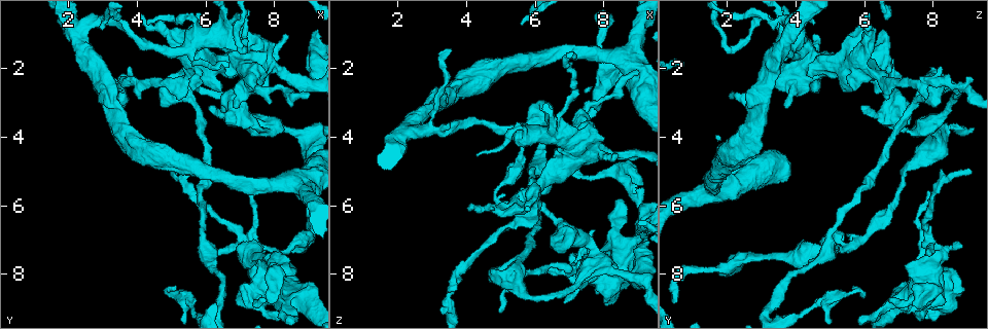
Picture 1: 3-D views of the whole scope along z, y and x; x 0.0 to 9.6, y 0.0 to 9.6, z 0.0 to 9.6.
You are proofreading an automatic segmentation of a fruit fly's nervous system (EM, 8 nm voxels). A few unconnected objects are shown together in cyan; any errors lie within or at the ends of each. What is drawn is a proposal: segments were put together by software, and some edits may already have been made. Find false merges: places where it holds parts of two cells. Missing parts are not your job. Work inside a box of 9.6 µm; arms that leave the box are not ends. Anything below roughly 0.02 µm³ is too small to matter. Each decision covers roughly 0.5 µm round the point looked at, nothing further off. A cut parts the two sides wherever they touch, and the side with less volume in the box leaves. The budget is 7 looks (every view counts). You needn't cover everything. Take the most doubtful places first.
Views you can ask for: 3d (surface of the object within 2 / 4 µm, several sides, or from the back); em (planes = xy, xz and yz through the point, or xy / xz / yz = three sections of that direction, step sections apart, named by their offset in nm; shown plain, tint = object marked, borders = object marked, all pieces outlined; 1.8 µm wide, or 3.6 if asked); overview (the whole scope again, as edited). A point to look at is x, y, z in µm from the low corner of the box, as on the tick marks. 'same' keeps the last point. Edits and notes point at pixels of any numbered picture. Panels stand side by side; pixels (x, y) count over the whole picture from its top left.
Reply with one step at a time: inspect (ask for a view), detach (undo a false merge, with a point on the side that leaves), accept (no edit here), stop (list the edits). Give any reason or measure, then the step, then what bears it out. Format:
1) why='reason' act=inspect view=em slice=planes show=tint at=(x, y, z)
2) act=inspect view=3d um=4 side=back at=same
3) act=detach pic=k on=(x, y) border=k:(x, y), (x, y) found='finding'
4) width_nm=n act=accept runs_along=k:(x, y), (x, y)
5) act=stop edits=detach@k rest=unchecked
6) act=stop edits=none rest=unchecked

why='arms part here' act=inspect view=3d um=4 at=(7.65, 3.90, 7.45)

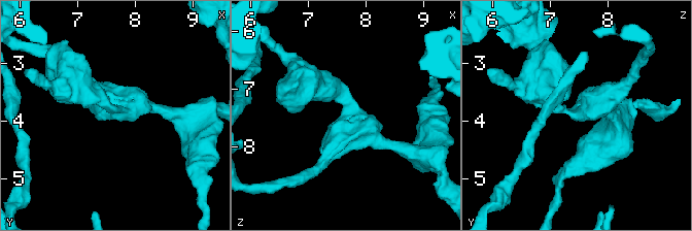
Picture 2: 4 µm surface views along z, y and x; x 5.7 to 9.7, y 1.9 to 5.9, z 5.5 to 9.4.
arms=3 arm_widths_nm=200,320,400 act=inspect view=em um=3.6 slice=planes show=tint at=(7.70, 3.85, 7.40)

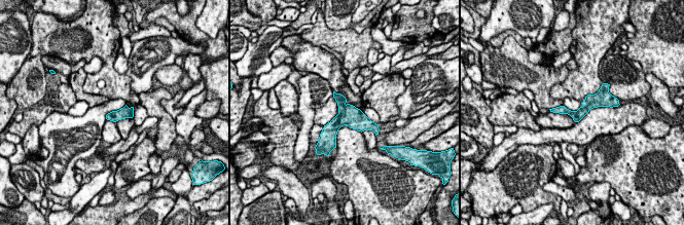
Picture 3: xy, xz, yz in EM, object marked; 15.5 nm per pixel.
act=accept found='all the same cell'

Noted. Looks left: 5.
why='sudden change in width' act=inspect view=3d um=2 at=(7.30, 7.05, 7.75)

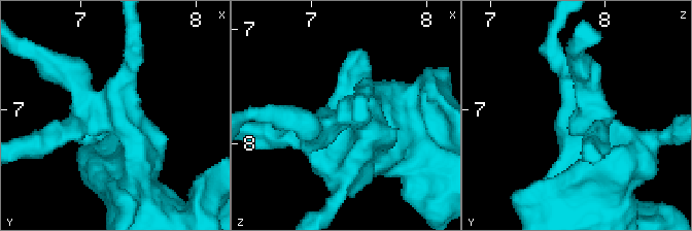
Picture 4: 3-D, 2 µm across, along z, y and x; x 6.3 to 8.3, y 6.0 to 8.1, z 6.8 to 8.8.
why='now the EM' act=inspect view=em slice=planes show=tint at=(7.32, 7.06, 7.76)

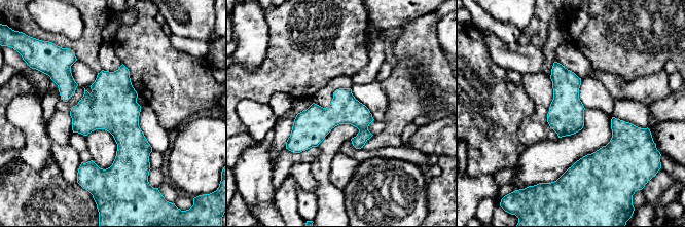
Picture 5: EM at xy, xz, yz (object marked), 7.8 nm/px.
width_nm=240 act=accept found='one cell here'

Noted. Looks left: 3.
why='arms part here' act=inspect view=em slice=xz step=4 show=tint at=(2.90, 1.95, 3.25)

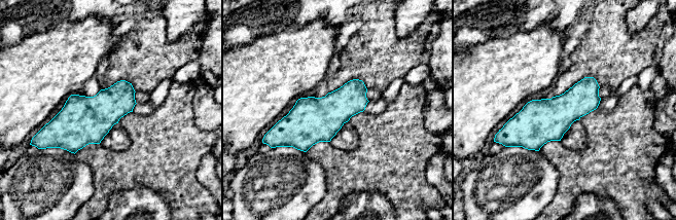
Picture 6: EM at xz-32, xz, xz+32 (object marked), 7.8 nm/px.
act=accept found='all the same cell'

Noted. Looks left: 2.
act=stop edits=none rest=unchecked

